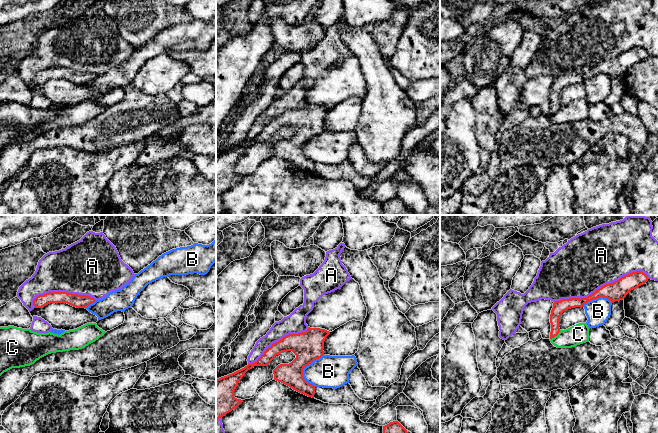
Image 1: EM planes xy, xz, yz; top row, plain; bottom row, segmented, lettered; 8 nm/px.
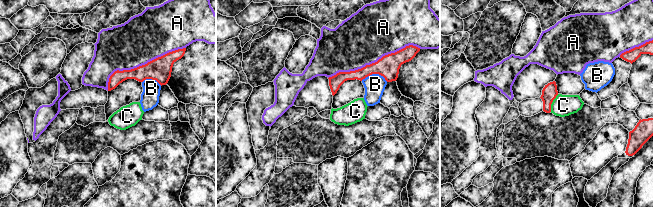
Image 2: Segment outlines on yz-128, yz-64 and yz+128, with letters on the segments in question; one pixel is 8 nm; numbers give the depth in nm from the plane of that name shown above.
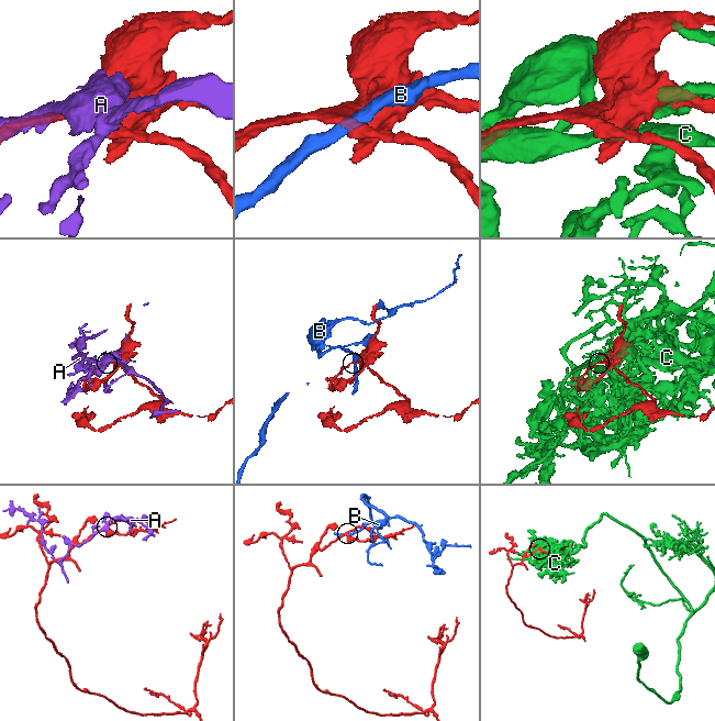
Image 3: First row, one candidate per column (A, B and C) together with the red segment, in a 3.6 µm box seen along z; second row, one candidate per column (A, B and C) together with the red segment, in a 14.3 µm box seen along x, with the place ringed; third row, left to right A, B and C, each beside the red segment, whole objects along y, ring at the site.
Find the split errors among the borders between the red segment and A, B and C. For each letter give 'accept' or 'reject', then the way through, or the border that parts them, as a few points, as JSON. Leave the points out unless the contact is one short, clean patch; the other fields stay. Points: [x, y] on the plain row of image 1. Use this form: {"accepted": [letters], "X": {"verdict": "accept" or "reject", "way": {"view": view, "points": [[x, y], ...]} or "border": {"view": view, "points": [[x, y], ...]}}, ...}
{"accepted": [], "A": {"verdict": "reject"}, "B": {"verdict": "reject", "border": {"view": "xz", "points": [[323, 130], [303, 145], [303, 153], [314, 162]]}}, "C": {"verdict": "reject"}}

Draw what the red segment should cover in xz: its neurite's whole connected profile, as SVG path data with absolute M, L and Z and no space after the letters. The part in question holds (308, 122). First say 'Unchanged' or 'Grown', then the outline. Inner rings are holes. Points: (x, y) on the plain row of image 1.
Unchanged. M308 104L306 108L289 110L273 119L254 139L216 156L216 196L237 184L243 176L234 173L234 167L245 151L254 142L267 142L276 131L292 127L296 134L289 140L280 140L274 146L274 156L293 166L314 174L315 162L303 153L303 145L324 131L324 117L330 110L320 104Z

